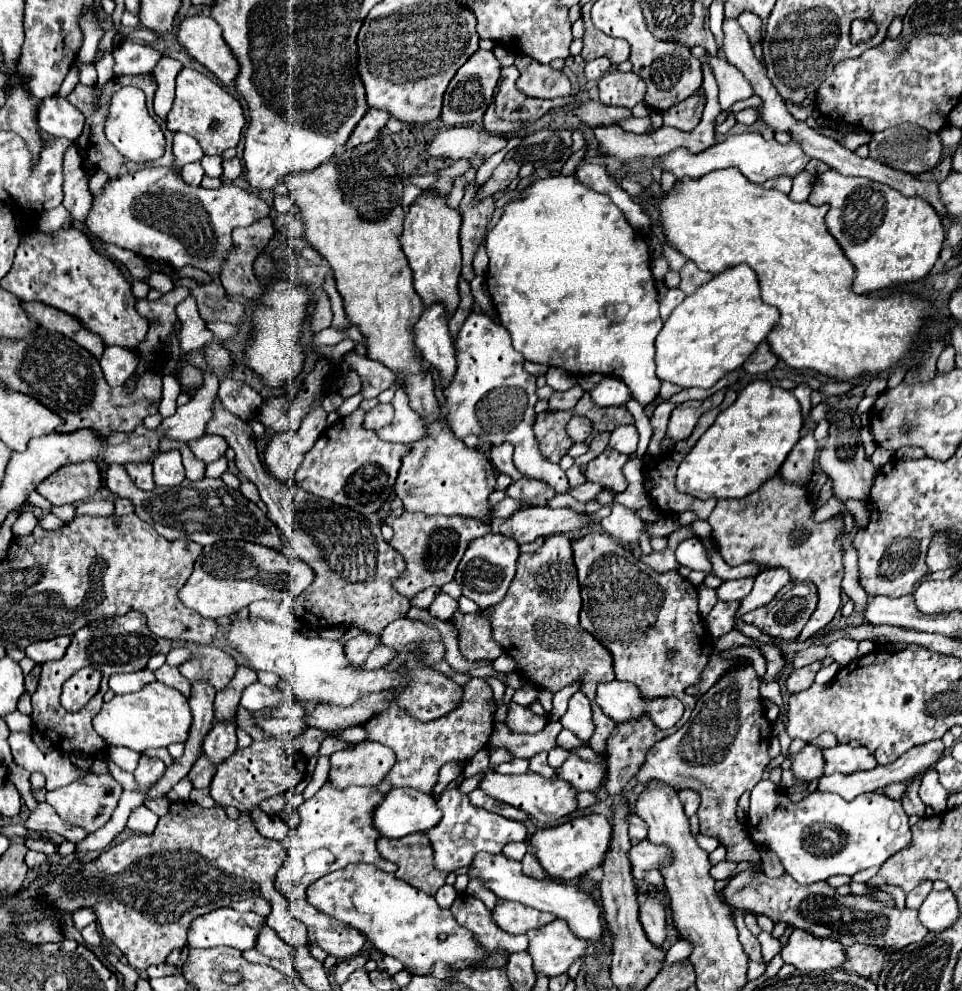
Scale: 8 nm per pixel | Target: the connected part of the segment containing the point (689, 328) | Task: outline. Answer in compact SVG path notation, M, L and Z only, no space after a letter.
M747 264L733 266L687 296L667 318L655 340L657 378L683 388L711 388L725 374L743 366L779 320L779 310L761 300L757 274Z

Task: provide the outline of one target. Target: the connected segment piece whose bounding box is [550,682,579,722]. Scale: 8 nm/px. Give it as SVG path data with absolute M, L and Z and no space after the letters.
M575 682L569 687L565 687L554 694L553 709L550 713L550 721L560 721L563 714L568 708L568 702L572 695L579 690L579 683Z

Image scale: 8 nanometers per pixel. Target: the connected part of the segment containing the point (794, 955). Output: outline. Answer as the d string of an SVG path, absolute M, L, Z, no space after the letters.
M795 928L781 956L783 962L797 966L797 970L805 974L821 974L843 968L845 946L837 944L837 940L817 938L811 932L801 932Z

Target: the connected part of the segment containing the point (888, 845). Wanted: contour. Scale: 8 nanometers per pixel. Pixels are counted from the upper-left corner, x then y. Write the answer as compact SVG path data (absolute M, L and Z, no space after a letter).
M761 780L751 790L751 806L749 806L749 816L745 826L751 834L753 844L773 850L781 858L785 872L789 872L799 884L827 880L829 876L835 876L835 874L853 876L859 870L881 866L889 856L907 848L911 842L909 816L905 814L901 802L895 802L881 792L861 794L855 800L847 802L837 794L831 794L831 792L825 794L817 788L809 792L809 796L805 796L801 802L793 802L789 794L785 794L783 790L777 790L775 782L771 780Z

